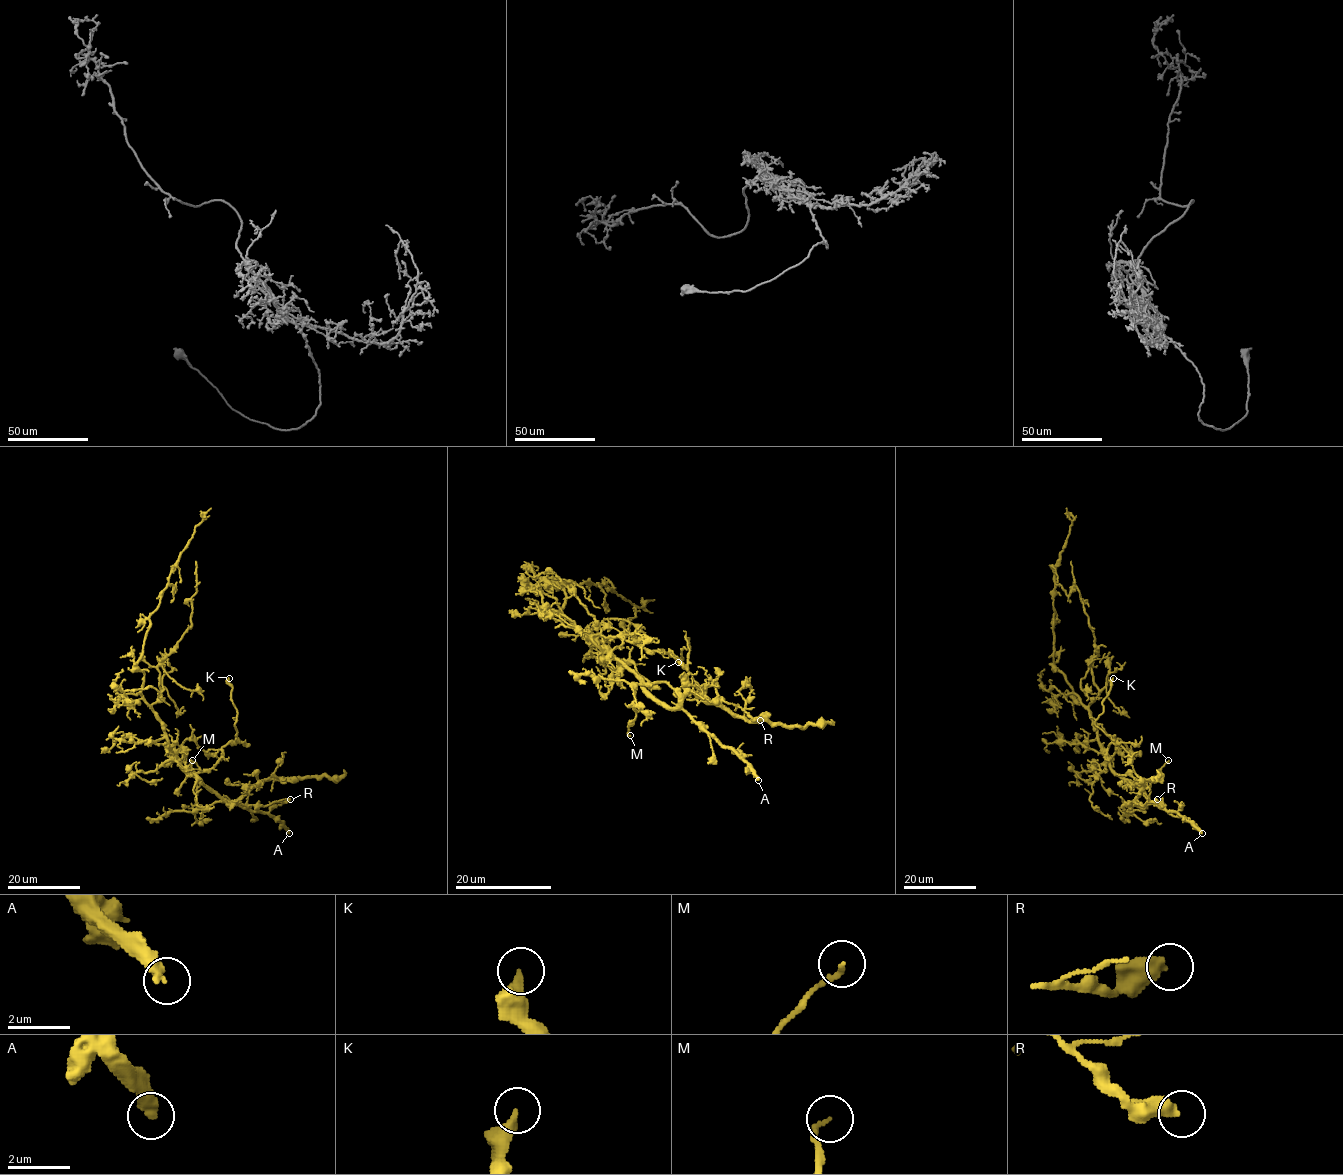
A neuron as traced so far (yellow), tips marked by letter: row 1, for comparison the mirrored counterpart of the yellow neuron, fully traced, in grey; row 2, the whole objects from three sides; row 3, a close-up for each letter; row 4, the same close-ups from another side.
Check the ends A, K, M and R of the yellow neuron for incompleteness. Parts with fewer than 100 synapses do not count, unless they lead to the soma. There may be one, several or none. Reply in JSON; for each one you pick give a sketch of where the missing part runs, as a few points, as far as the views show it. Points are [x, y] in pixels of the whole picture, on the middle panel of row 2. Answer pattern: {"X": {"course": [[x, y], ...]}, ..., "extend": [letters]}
{"extend": ["A"]}

